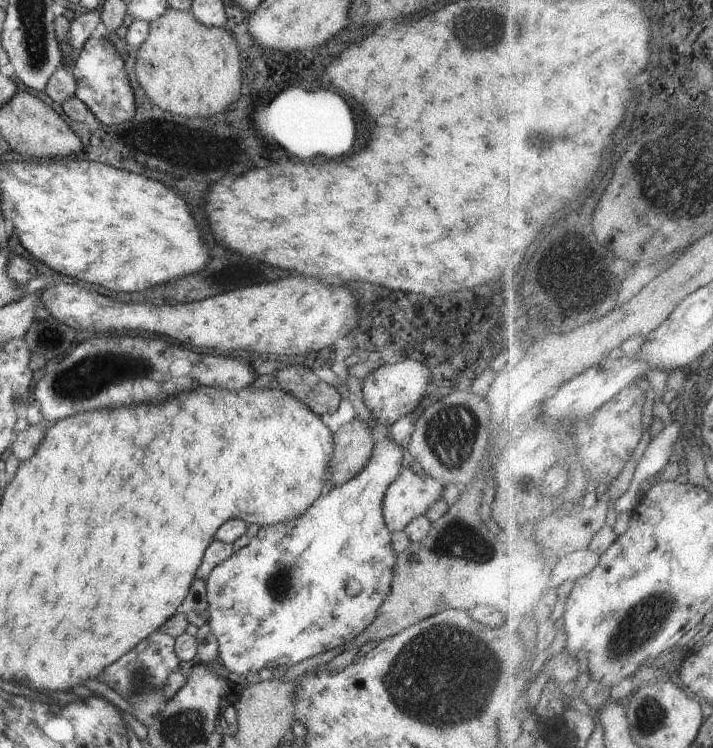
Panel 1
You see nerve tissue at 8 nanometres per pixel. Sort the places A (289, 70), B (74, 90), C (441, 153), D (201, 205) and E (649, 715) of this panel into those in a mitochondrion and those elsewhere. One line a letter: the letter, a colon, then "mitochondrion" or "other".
A: other
B: other
C: other
D: other
E: mitochondrion

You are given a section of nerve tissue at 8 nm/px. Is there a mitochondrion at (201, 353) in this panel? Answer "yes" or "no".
no

